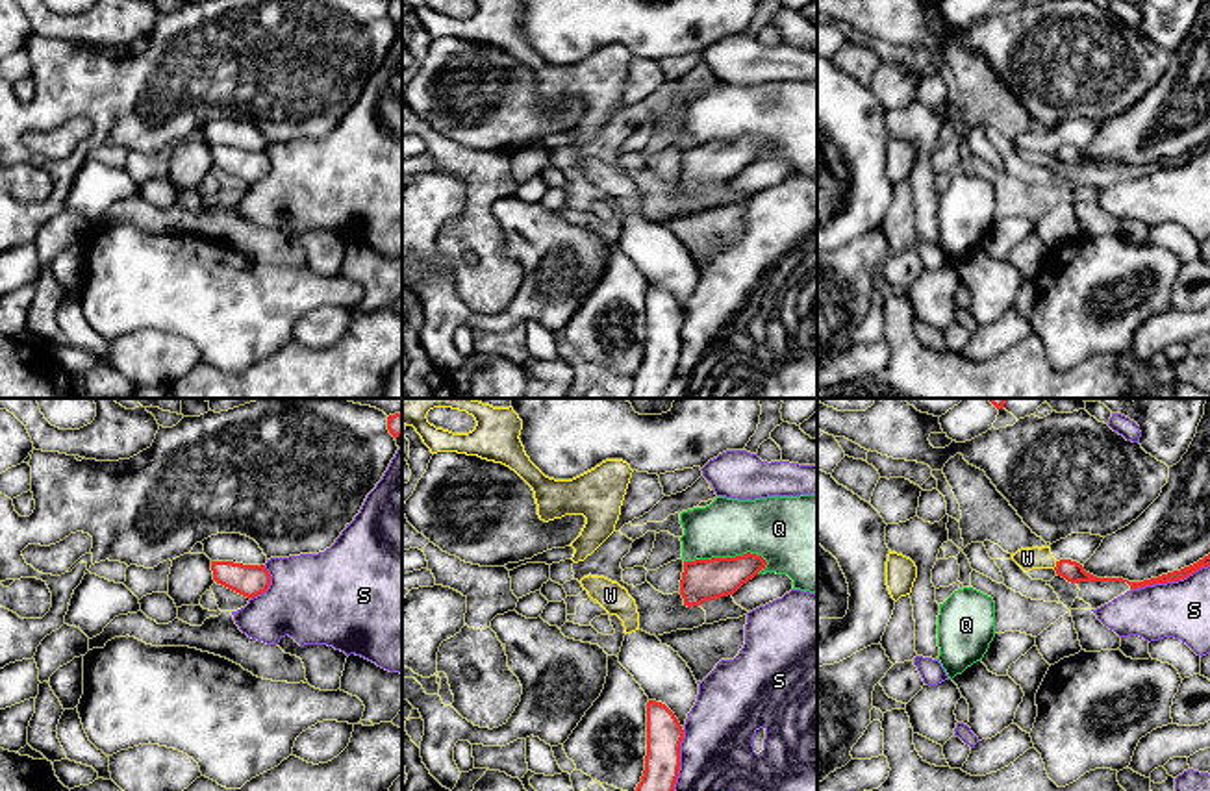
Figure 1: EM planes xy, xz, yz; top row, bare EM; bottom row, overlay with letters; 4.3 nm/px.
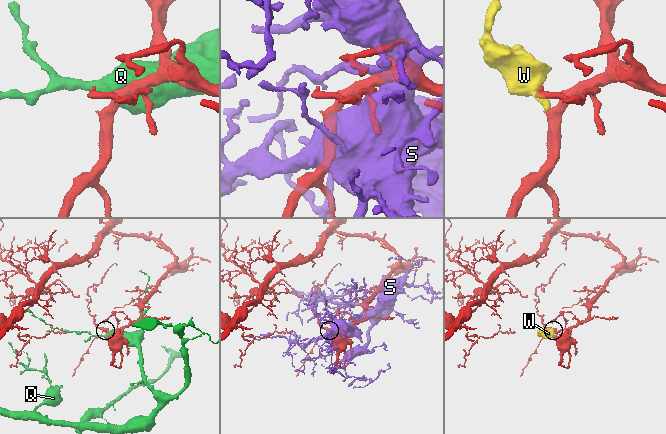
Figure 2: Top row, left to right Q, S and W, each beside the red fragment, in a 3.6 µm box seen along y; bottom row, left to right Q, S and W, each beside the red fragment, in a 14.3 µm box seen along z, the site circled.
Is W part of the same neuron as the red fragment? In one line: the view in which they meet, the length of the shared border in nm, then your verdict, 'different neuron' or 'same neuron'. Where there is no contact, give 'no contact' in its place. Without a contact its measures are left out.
yz | 40 nm | different neuron

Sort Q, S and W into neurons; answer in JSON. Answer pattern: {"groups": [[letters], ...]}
{"groups": [["Q"], ["S"], ["W"]]}

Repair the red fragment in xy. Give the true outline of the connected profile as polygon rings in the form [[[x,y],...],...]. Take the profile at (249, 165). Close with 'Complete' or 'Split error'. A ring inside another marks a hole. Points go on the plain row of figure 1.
[[[211,146],[213,165],[246,183],[265,178],[271,159],[265,150],[243,150],[233,146]]]. Complete

